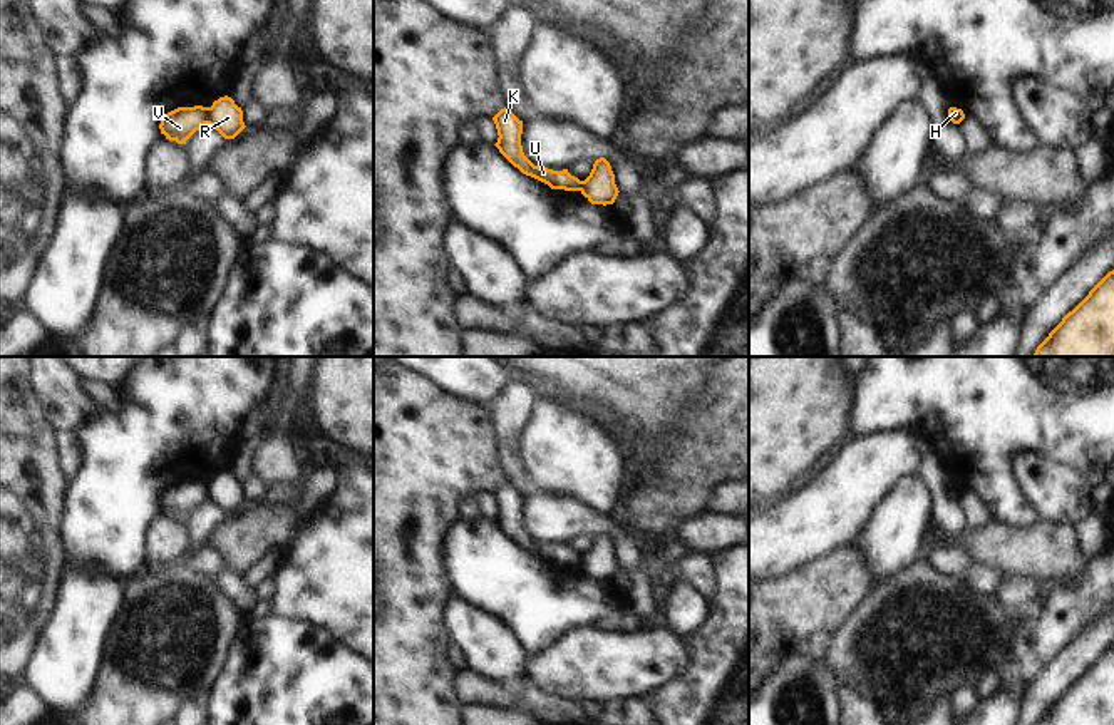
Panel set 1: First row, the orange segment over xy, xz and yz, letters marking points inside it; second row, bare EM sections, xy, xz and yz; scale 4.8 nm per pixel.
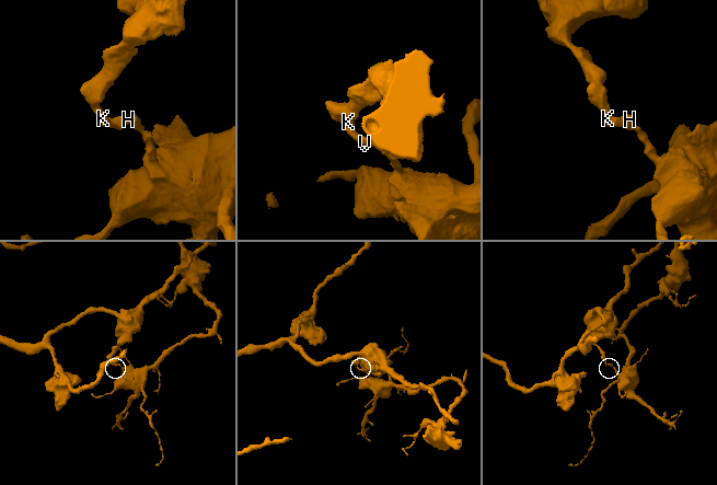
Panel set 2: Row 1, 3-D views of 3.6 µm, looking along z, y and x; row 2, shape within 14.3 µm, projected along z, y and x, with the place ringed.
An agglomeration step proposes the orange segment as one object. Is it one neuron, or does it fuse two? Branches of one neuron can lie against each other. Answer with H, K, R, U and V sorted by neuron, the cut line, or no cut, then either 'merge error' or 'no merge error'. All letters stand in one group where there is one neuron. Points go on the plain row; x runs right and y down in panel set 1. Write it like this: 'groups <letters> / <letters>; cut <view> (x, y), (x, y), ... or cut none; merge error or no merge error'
groups H R / K U V; cut xy (205, 483), (206, 498); merge error

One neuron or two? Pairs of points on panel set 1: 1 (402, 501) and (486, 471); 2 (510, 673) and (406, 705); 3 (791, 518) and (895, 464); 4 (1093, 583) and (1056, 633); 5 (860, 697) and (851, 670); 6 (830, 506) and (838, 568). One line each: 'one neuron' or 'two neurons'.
1: one neuron
2: two neurons
3: one neuron
4: one neuron
5: two neurons
6: two neurons

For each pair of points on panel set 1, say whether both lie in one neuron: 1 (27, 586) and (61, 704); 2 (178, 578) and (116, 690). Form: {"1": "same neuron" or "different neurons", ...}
{"1": "different neurons", "2": "same neuron"}

